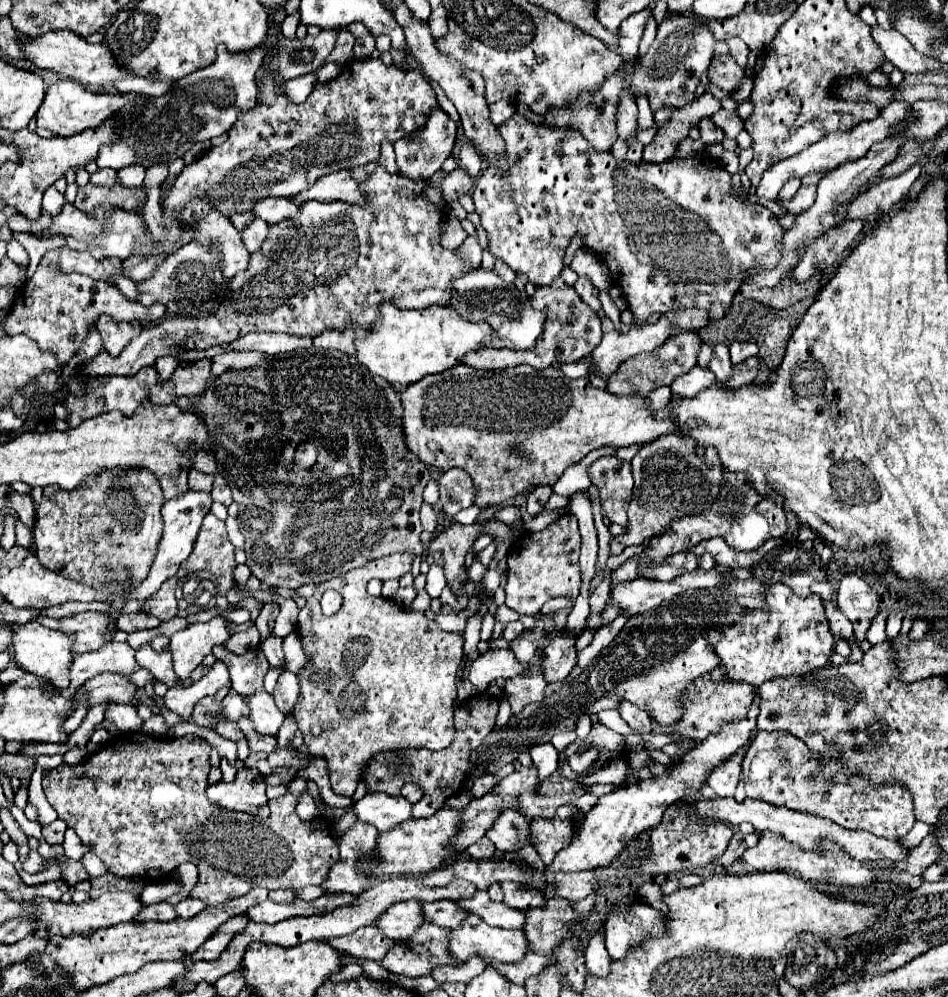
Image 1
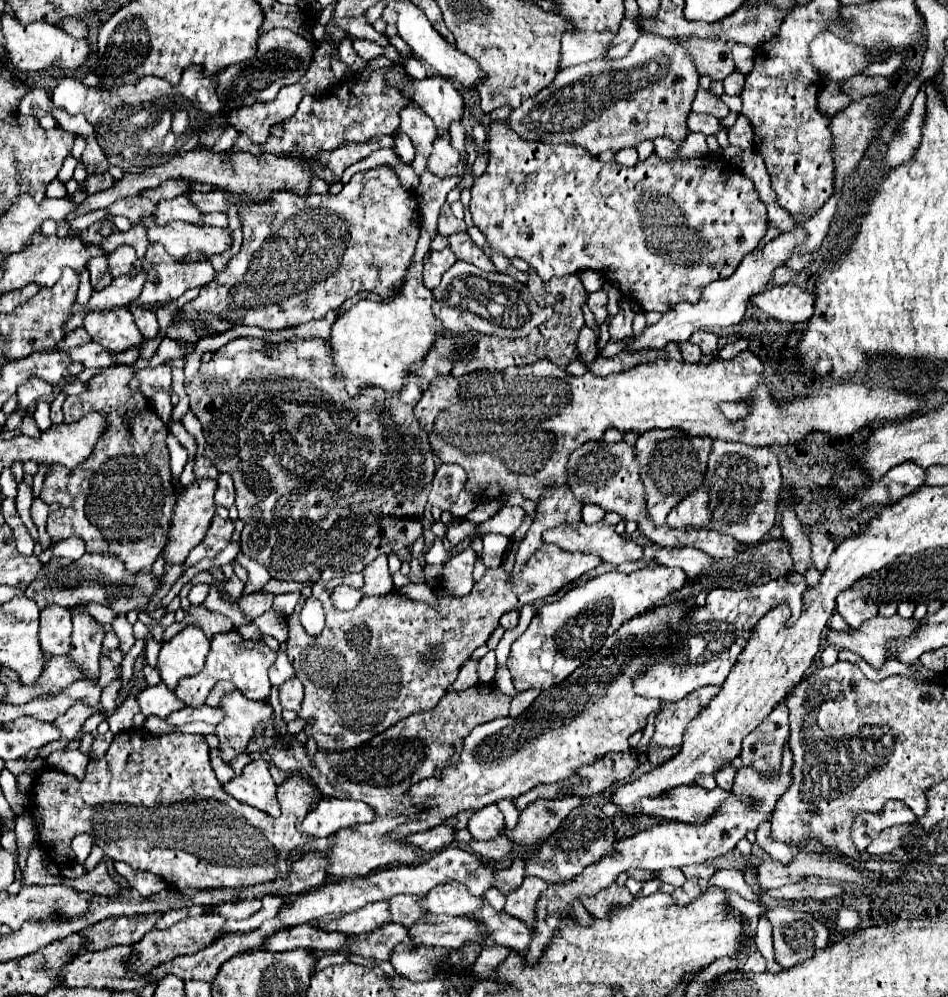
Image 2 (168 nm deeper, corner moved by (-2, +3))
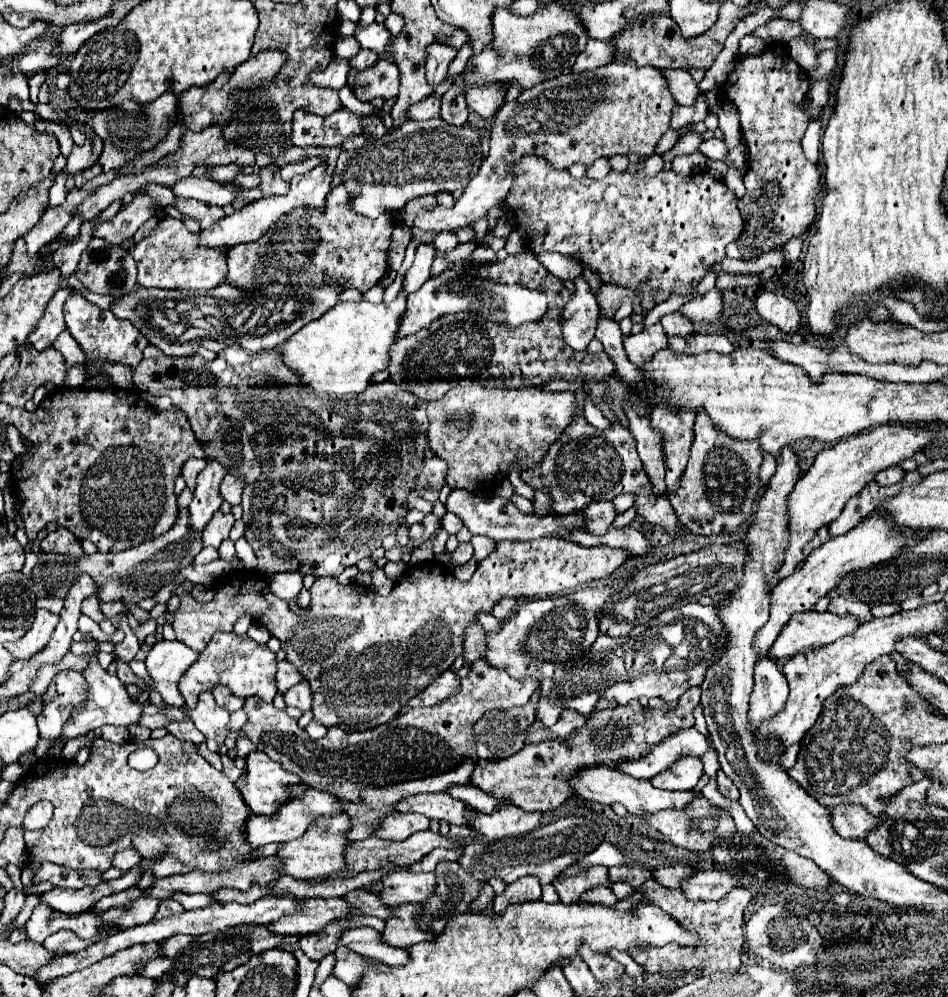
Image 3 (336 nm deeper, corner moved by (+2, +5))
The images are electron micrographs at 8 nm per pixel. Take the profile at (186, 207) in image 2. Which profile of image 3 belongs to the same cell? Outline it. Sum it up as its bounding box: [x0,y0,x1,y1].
[93,194,157,244]

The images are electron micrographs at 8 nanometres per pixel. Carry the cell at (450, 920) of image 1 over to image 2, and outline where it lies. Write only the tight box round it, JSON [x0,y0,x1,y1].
[389,894,427,928]

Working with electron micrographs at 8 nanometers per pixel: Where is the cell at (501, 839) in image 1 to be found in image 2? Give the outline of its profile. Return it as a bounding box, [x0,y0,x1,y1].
[467,804,505,840]

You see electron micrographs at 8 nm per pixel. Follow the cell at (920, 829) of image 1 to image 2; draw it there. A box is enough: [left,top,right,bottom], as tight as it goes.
[867,824,913,856]

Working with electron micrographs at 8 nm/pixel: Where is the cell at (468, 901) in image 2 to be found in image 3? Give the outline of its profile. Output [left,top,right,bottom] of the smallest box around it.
[377,870,435,906]

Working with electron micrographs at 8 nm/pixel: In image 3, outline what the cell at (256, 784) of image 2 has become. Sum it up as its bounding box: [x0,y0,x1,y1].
[237,750,301,814]

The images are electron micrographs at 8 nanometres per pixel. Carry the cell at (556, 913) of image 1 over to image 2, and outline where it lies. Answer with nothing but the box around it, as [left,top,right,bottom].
[477,902,535,954]

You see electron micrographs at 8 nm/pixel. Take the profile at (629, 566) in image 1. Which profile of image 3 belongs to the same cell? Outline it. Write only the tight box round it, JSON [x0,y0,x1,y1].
[665,412,759,536]

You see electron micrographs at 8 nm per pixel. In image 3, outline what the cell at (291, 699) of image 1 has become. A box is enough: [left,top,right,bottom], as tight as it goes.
[283,680,313,712]

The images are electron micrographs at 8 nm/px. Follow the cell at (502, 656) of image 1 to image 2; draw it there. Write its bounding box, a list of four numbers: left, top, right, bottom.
[449,660,479,690]

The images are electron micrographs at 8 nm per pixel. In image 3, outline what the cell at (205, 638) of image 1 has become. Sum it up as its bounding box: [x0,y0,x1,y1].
[145,640,197,708]

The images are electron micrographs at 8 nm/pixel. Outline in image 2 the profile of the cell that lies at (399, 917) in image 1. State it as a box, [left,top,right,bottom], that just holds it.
[319,900,391,934]

